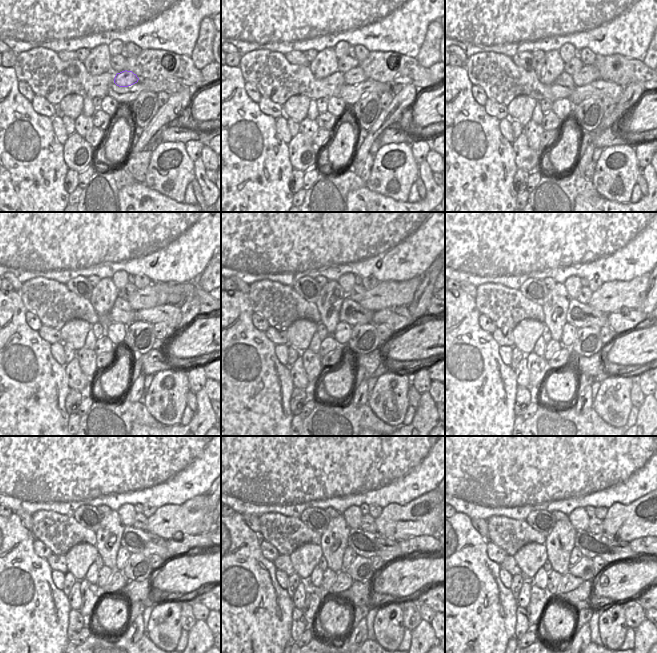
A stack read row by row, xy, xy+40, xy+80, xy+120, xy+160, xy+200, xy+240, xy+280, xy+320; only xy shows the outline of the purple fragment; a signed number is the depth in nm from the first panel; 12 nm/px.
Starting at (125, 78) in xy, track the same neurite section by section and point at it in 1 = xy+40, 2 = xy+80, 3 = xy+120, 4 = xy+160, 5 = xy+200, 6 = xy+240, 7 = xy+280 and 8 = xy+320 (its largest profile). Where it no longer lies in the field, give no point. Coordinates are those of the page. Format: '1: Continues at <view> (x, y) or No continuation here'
1: Continues at xy+40 (356, 75)
2: Continues at xy+80 (588, 74)
3: Continues at xy+120 (158, 293)
4: Continues at xy+160 (387, 294)
5: Continues at xy+200 (615, 296)
6: Continues at xy+240 (169, 521)
7: Continues at xy+280 (424, 515)
8: Continues at xy+320 (648, 516)

